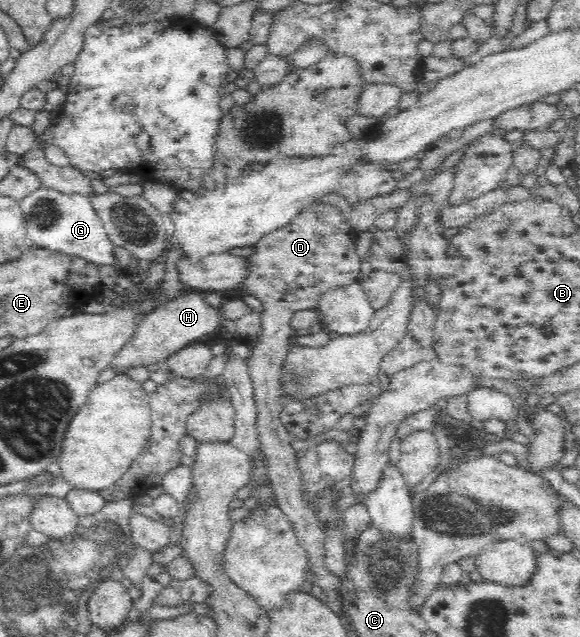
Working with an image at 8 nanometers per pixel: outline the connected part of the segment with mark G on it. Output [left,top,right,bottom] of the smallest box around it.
[18,188,114,265]

